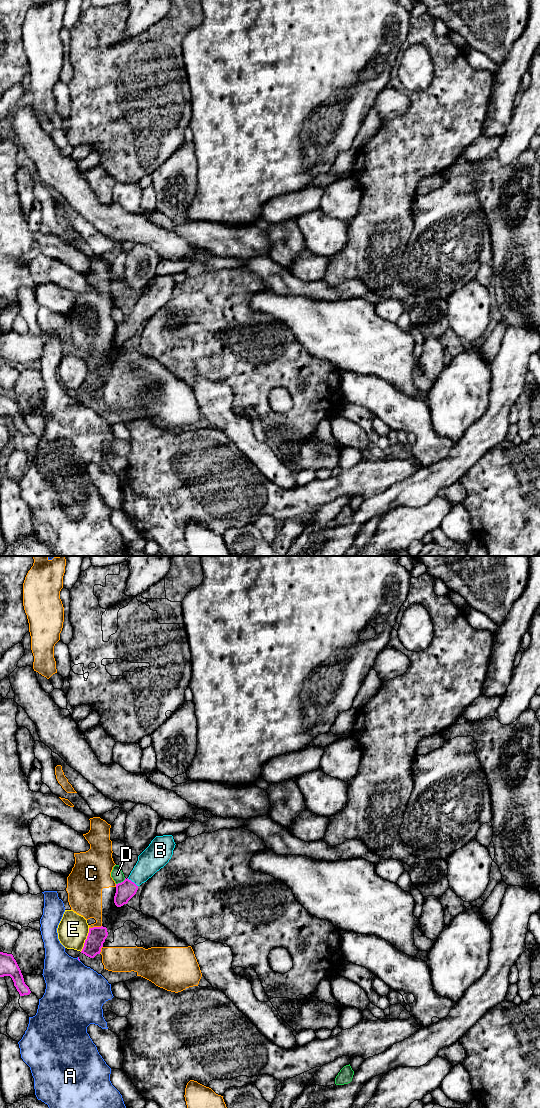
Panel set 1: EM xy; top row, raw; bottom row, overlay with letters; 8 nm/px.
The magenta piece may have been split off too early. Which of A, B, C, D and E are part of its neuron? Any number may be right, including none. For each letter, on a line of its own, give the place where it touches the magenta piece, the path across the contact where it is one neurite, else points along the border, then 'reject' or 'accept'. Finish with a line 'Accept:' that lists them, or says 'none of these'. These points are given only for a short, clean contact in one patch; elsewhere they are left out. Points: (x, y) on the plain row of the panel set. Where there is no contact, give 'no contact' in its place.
A: xy (78, 399) | reject
B: xy (131, 321) | across xy (125, 330), (131, 321), (152, 299) | accept
C: xy (95, 367) | reject
D: xy (121, 322) | along xy (125, 318), (116, 324) | reject
E: xy (85, 380) | along xy (89, 368), (84, 386), (80, 391) | reject
Accept: B

